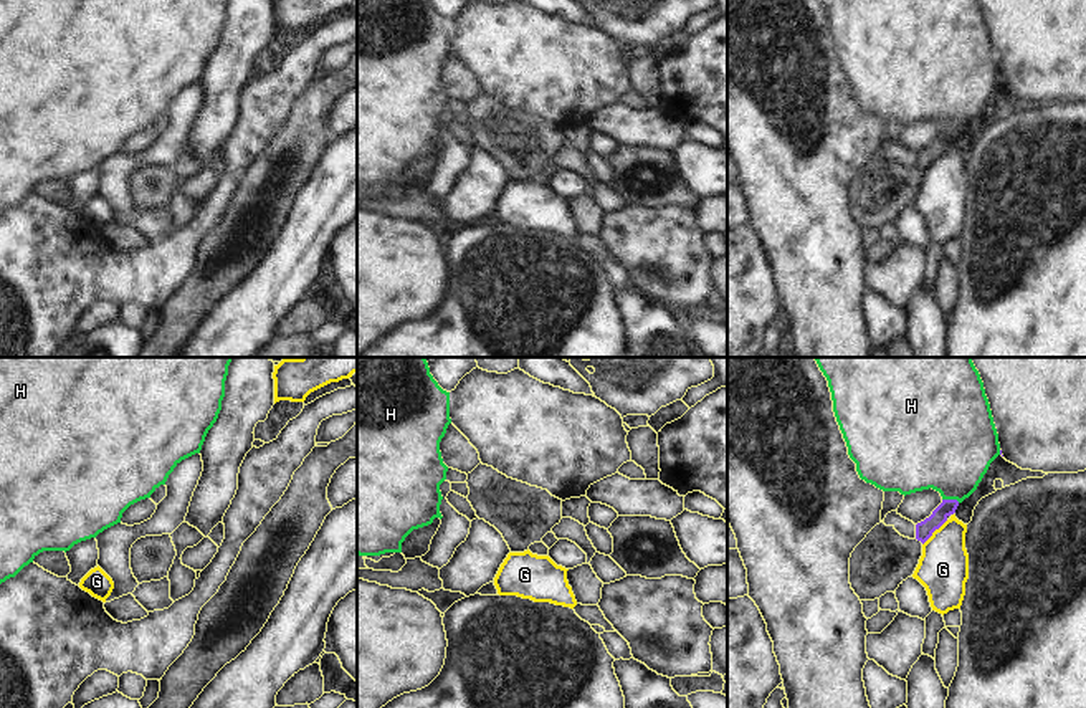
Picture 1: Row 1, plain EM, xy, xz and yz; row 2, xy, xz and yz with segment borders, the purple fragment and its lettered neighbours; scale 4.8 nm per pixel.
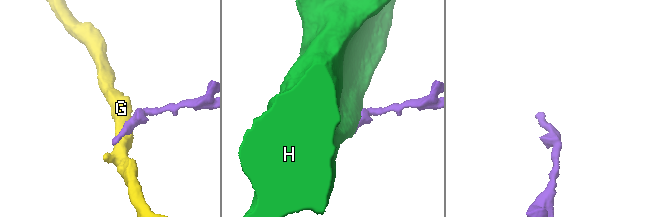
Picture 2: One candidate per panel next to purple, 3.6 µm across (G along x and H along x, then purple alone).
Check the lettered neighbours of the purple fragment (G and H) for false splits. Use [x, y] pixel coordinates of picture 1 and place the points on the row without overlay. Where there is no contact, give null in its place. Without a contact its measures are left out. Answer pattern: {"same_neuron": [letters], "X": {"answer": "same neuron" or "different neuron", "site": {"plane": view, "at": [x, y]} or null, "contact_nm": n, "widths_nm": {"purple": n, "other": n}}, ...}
{"same_neuron": [], "G": {"answer": "different neuron", "site": {"plane": "yz", "at": [934, 159]}, "contact_nm": 180, "widths_nm": {"purple": 90, "other": 240}}, "H": {"answer": "different neuron", "site": {"plane": "yz", "at": [951, 129]}, "contact_nm": 90, "widths_nm": {"purple": 90, "other": 420}}}

